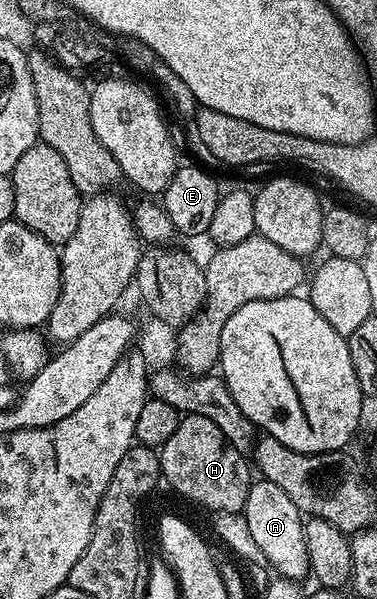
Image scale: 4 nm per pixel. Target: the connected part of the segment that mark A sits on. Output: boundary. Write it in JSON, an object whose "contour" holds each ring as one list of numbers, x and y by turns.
{"contour":[[259,479,251,484,242,515,249,523,249,532,257,547,261,547,261,555,265,555,267,565,275,568,278,576,299,583,303,576,306,578,310,574,309,555,305,551,304,514,300,513,293,499,277,487,277,483]]}

